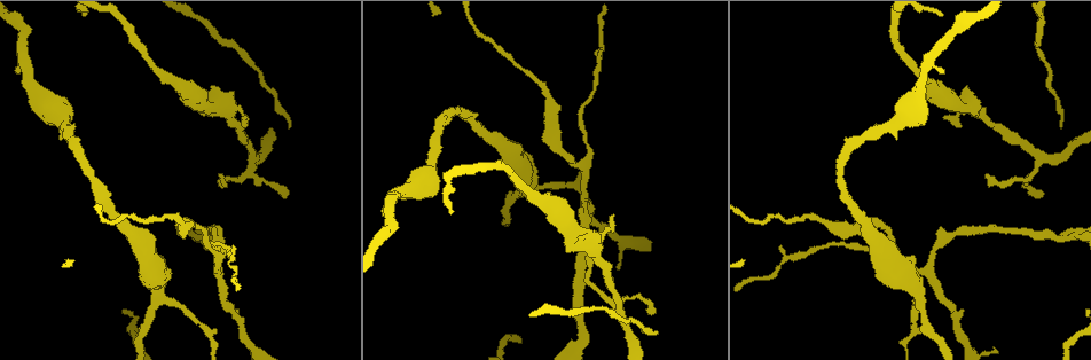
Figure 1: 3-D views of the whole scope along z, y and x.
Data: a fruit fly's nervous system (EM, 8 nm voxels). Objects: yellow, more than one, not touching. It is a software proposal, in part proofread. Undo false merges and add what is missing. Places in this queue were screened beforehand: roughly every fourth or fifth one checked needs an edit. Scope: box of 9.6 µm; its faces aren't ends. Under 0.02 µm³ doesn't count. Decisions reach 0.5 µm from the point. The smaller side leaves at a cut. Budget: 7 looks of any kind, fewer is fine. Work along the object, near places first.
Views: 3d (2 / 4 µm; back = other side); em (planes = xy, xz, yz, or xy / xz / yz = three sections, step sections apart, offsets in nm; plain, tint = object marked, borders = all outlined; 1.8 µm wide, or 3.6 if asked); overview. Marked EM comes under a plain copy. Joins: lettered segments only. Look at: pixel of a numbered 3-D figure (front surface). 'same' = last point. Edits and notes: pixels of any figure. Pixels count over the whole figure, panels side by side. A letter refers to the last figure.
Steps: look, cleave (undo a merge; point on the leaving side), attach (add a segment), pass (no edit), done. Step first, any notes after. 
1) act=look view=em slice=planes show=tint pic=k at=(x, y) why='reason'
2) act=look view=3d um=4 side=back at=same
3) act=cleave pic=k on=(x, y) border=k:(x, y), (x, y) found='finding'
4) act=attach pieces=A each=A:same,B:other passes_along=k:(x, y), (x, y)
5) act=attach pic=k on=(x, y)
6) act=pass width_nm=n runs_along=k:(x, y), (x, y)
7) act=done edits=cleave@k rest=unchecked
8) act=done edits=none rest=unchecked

act=look view=3d um=4 pic=1 at=(946, 115) why='an open end'

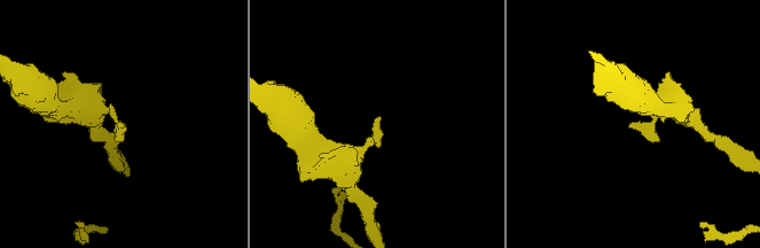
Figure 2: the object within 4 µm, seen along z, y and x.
act=look view=em slice=yz step=4 show=tint pic=2 at=(632, 123)

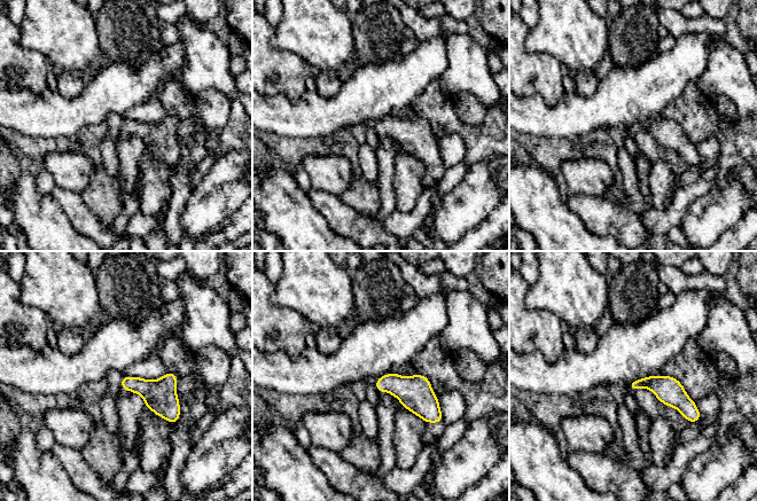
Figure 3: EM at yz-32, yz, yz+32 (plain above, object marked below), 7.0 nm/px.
act=look view=em slice=yz step=4 show=borders at=same why='what lies round it'

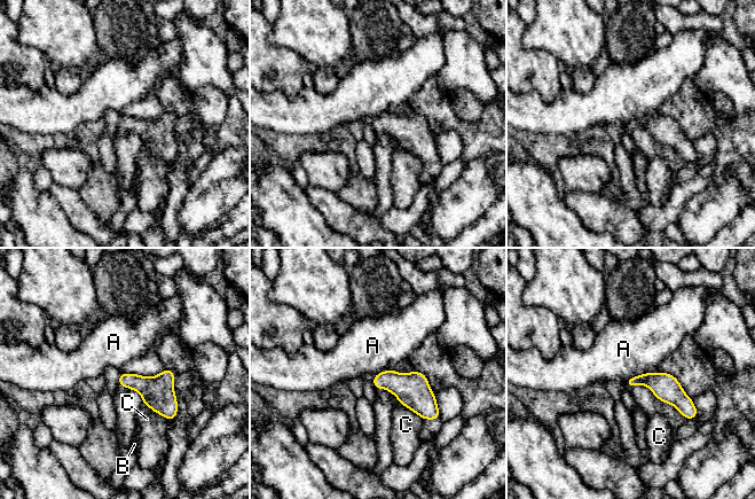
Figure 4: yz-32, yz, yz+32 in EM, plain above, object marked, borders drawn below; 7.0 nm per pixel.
act=pass each=A:other,B:other,C:other border=4:(654, 371), (632, 375), (626, 381) found='none of them fits'

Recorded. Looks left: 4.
act=look view=em slice=planes show=borders pic=1 at=(63, 120) why='calibre changes'

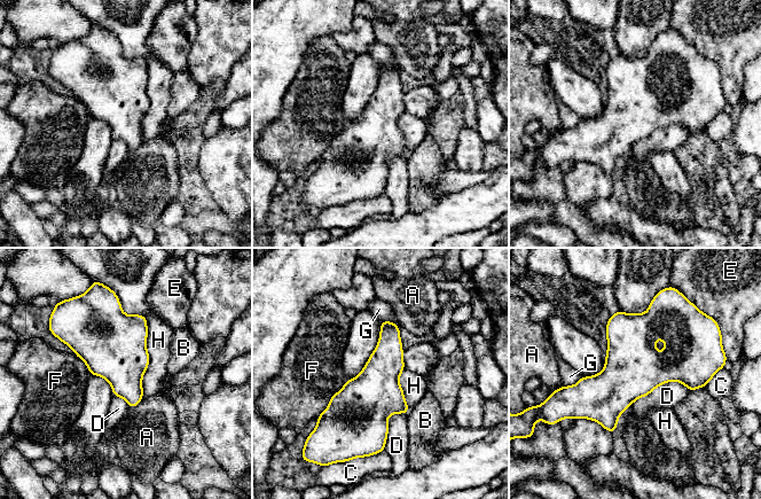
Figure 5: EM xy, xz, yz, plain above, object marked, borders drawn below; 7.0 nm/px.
act=pass width_nm=360 each=A:other,B:other,C:other,D:other,E:other,F:other,G:other,H:other found='all the same neuron'

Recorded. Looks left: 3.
act=look view=em slice=planes show=borders pic=1 at=(1060, 127) why='thin end'

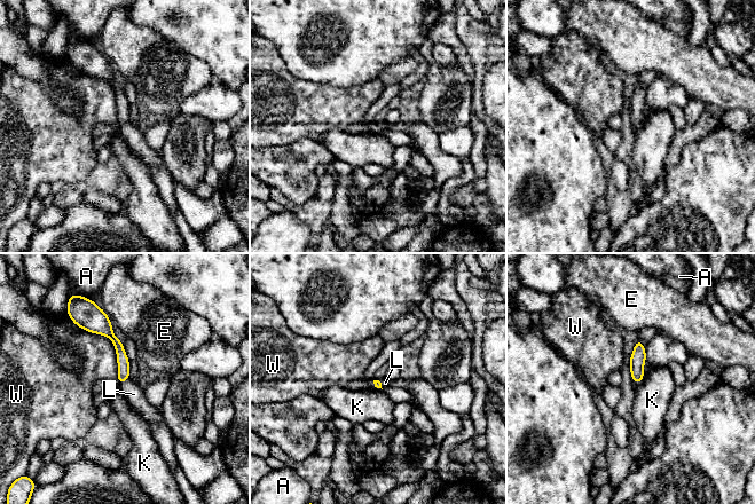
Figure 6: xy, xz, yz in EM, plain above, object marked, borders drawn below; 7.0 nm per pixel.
act=attach pieces=L each=A:other,E:other,K:other,L:same,W:other passes_along=6:(123, 361), (124, 380), (134, 394) found='it goes on there'

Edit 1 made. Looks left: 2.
act=done edits=attach@6 rest=unchecked

